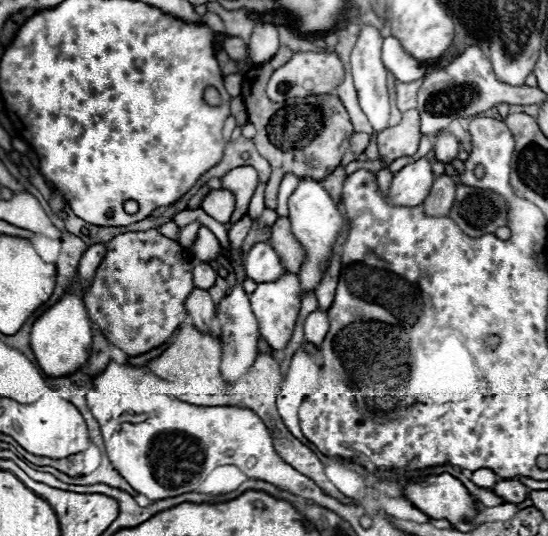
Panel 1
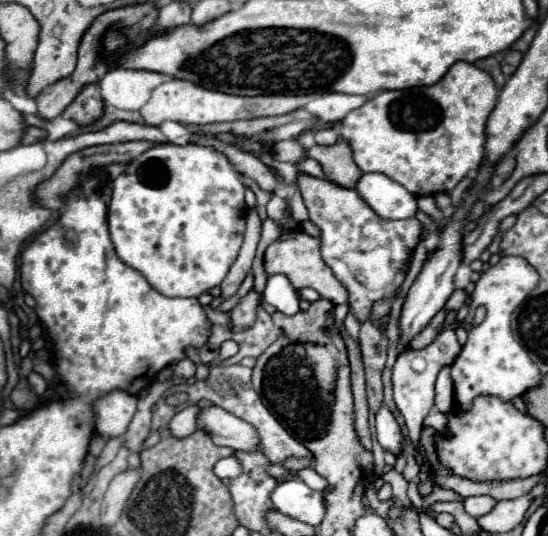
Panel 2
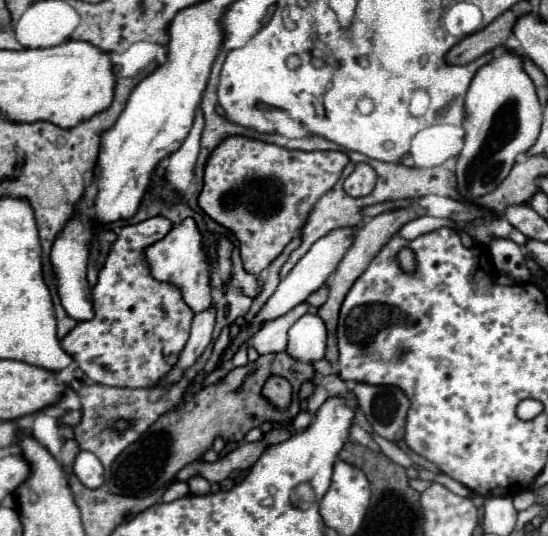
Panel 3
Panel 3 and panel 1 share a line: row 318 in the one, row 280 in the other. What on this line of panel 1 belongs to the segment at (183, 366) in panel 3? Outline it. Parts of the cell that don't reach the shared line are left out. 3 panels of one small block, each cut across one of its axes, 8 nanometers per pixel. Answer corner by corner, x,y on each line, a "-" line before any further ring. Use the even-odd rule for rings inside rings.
200,262
194,266
192,270
194,274
194,288
200,288
200,290
210,290
214,286
214,280
216,280
216,274
214,270
206,264
206,262

